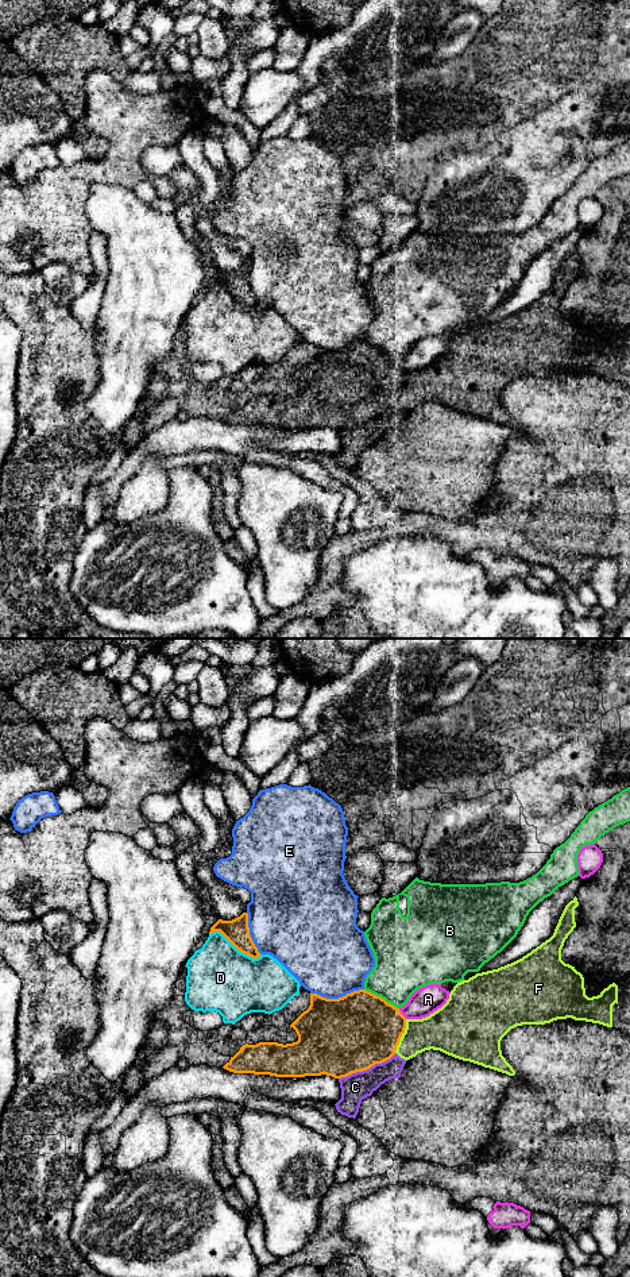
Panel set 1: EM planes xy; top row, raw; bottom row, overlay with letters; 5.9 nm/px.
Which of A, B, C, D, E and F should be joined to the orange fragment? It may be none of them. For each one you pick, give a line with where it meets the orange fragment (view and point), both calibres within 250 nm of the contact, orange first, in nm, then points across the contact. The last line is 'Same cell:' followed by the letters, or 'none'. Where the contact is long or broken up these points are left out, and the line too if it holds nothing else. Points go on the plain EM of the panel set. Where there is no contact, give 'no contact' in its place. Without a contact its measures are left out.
F: contact xy (401, 388); calibres 440 and 240 nm
Same cell: F

